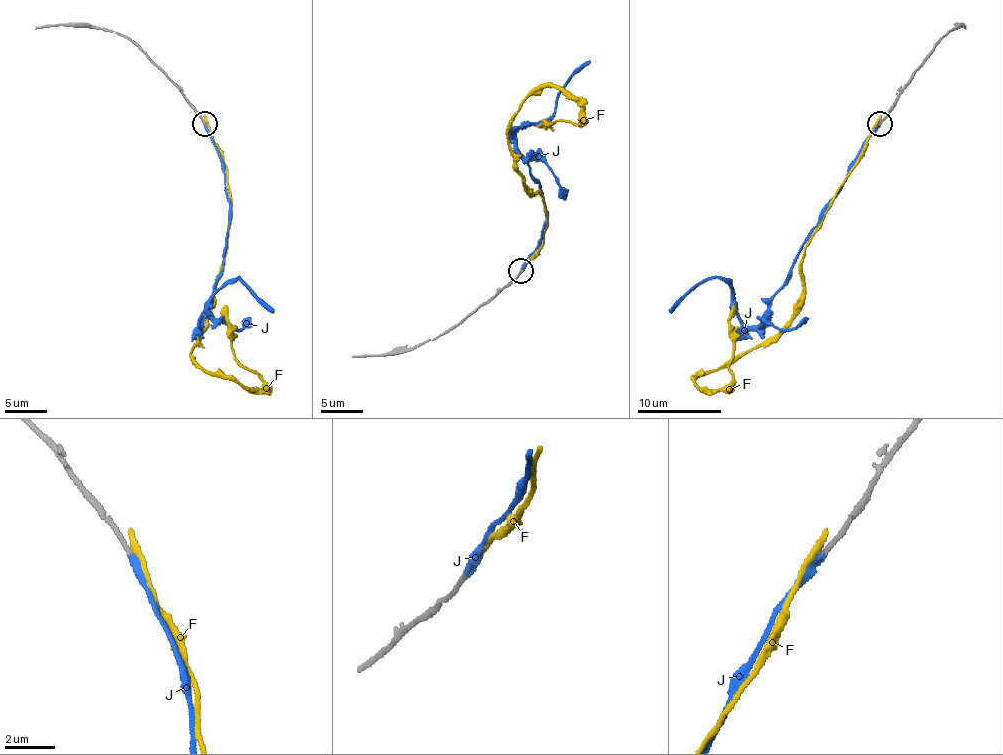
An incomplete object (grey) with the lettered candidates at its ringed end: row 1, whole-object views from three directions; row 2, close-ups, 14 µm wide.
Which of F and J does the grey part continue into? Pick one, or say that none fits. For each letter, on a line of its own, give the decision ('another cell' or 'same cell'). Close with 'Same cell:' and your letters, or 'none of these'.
F: another cell
J: same cell
Same cell: J

